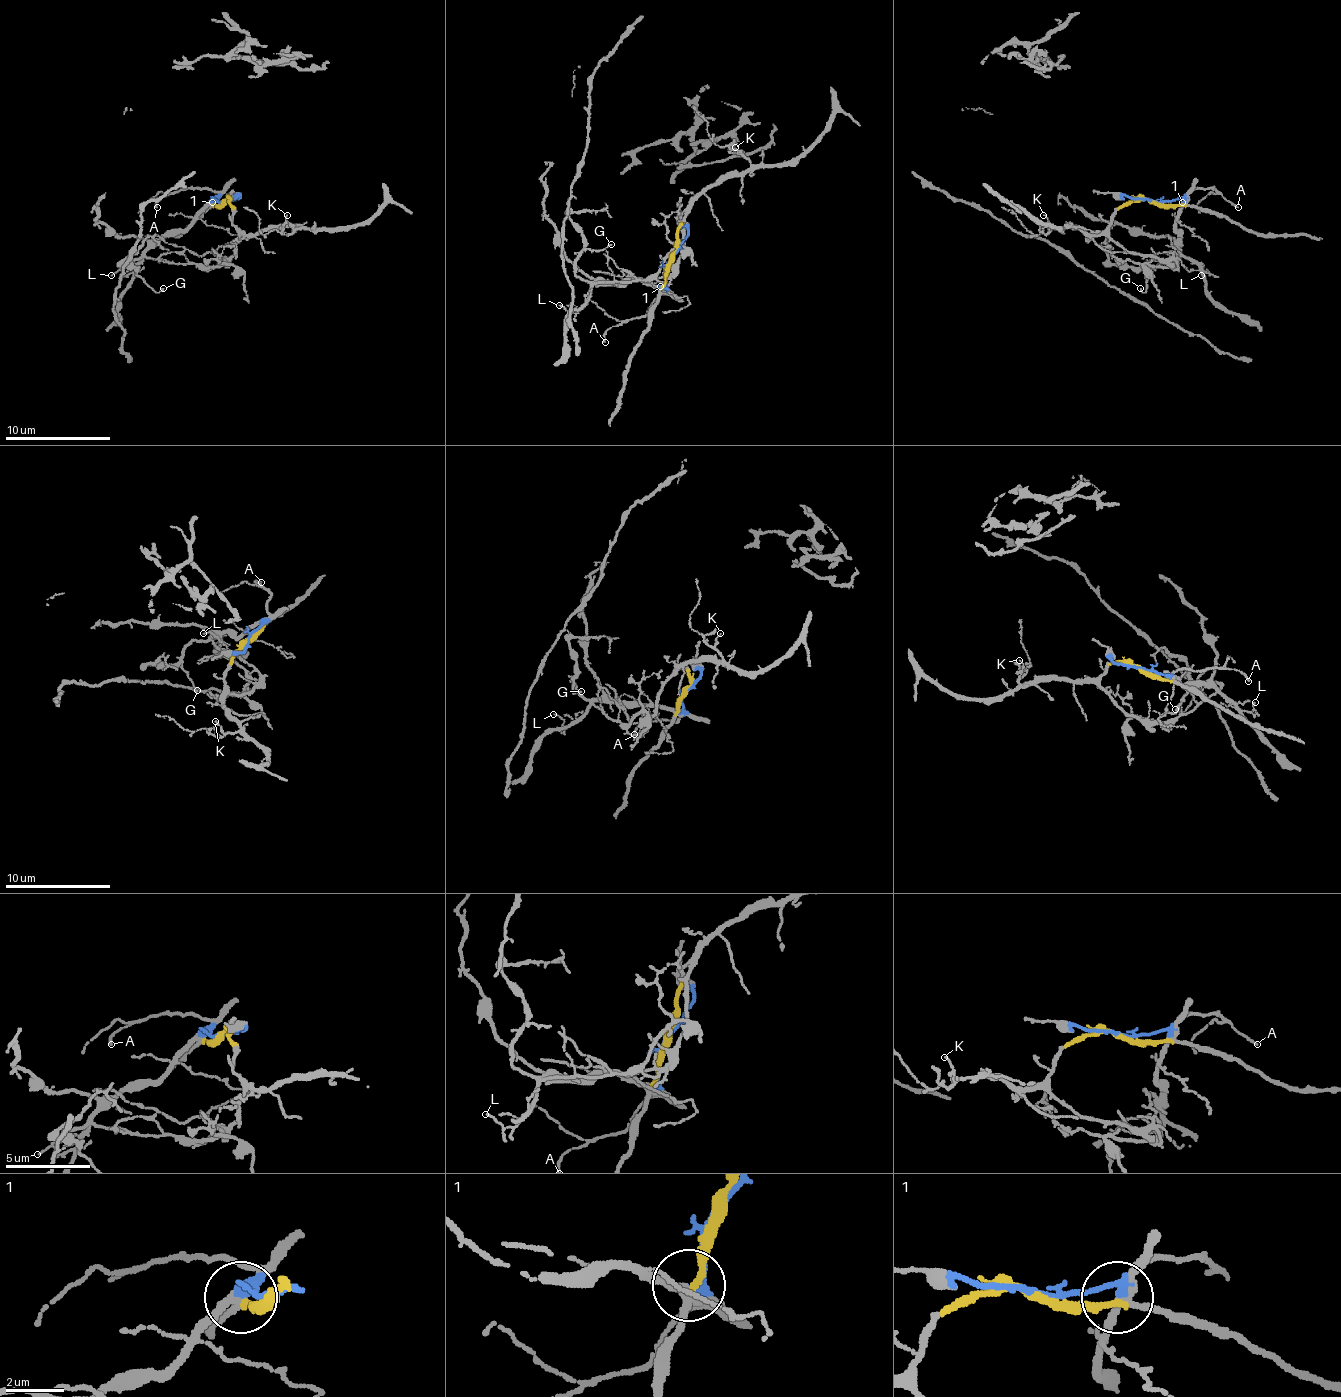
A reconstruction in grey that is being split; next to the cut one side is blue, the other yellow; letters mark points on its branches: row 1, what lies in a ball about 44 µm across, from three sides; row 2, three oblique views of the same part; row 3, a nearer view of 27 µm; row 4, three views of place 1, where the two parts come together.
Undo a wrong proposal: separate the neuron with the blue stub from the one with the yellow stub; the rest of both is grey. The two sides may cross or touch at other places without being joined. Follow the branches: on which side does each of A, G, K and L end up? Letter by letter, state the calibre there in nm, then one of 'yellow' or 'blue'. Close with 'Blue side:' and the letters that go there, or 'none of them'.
A: 140 nm | blue
G: 110 nm | blue
K: 110 nm | yellow
L: 100 nm | blue
Blue side: A, G, L

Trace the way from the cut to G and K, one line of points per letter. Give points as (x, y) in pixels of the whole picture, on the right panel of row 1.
G: (1150, 201), (1182, 201), (1177, 259), (1158, 261), (1145, 272), (1145, 290), (1140, 288)
K: (1150, 201), (1127, 201), (1111, 222), (1095, 235), (1079, 227), (1050, 227), (1043, 214)

